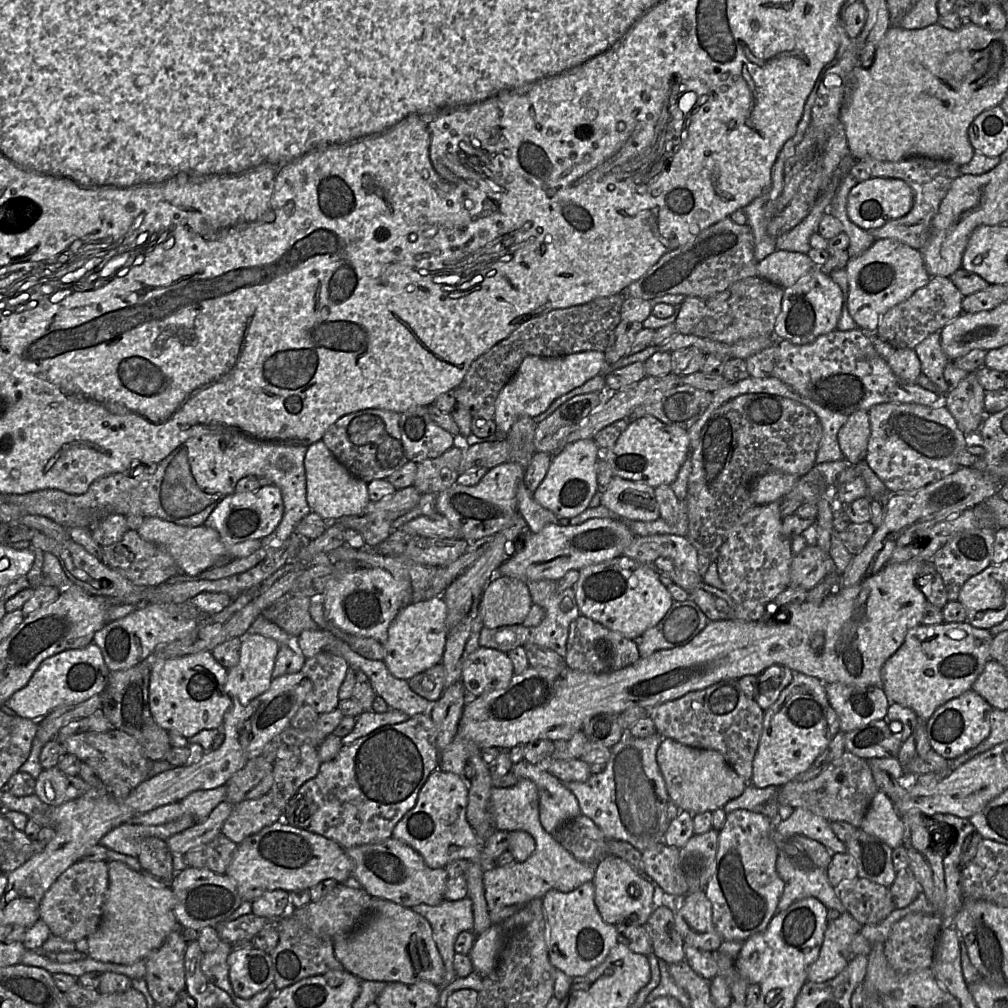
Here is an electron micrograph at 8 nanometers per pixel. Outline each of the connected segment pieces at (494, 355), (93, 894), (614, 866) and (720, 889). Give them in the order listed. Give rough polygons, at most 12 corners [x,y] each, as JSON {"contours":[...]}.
{"contours":[[[623,294],[522,323],[472,362],[456,405],[493,419],[527,356],[604,352]],[[81,859],[46,891],[52,936],[86,940],[101,922],[107,863]],[[607,855],[591,882],[607,924],[644,925],[660,889]],[[737,809],[703,889],[724,941],[764,931],[784,882],[774,820]]]}

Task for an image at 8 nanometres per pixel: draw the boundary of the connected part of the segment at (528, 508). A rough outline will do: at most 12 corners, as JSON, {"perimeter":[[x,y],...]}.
{"perimeter":[[524,481],[516,491],[517,511],[530,532],[558,523],[553,512],[539,505]]}

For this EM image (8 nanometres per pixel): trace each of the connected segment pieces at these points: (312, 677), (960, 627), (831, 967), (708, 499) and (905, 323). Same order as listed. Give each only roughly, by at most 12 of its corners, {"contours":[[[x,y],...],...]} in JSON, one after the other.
{"contours":[[[331,652],[307,658],[301,672],[312,689],[305,705],[318,714],[338,708],[349,668]],[[919,624],[885,662],[889,701],[927,721],[972,688],[993,635]],[[848,911],[828,921],[807,981],[821,983],[848,964],[862,927]],[[768,394],[717,409],[691,454],[686,537],[716,562],[768,472],[806,475],[822,425]],[[949,277],[889,309],[876,335],[914,349],[962,312]]]}

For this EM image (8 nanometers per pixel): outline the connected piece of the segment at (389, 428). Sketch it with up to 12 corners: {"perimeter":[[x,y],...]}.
{"perimeter":[[400,414],[339,418],[323,443],[366,483],[409,460]]}

